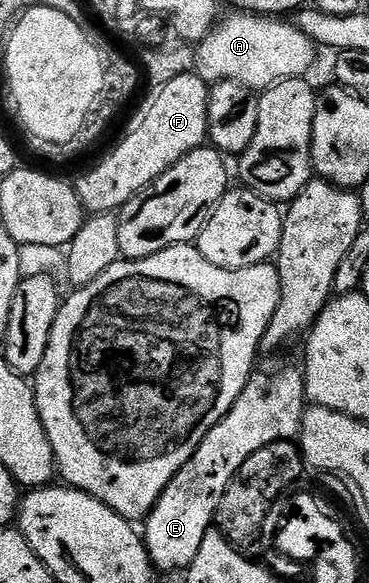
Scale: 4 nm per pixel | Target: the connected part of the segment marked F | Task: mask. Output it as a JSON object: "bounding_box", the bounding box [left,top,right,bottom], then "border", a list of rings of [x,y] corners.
{"bounding_box":[75,72,210,215],"border":[[[195,72],[184,73],[171,79],[171,83],[160,86],[156,90],[157,98],[146,107],[141,122],[118,143],[117,150],[110,157],[103,158],[90,173],[83,174],[78,181],[75,181],[82,210],[89,215],[120,211],[136,193],[146,189],[152,181],[159,179],[159,175],[163,175],[172,165],[179,163],[181,157],[202,148],[209,136],[209,124],[207,123],[209,91],[210,86],[197,77]]]}

